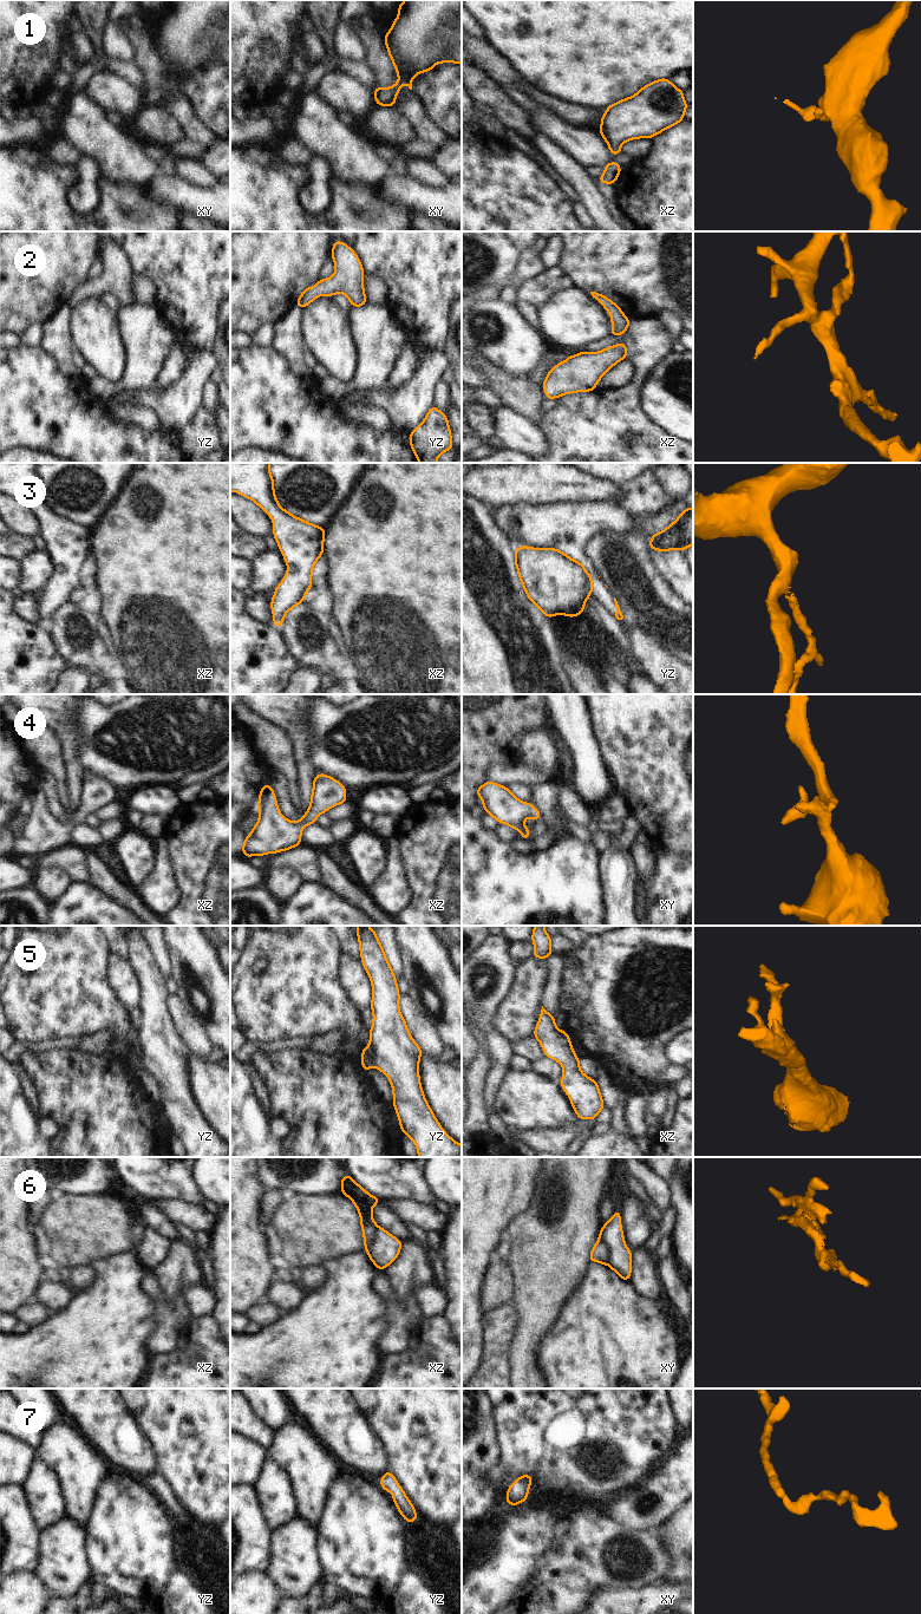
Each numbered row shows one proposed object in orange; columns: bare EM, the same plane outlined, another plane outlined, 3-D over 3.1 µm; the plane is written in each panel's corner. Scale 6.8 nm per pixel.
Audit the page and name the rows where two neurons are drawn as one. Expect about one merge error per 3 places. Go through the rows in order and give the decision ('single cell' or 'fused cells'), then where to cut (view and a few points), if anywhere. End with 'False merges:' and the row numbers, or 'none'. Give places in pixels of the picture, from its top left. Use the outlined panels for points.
1: single cell | no cut
2: single cell | no cut
3: fused cells | xz (306, 590), (300, 601)
4: single cell | no cut
5: single cell | no cut
6: fused cells | xy (599, 1240), (607, 1249), (608, 1263)
7: single cell | no cut
False merges: 3, 6

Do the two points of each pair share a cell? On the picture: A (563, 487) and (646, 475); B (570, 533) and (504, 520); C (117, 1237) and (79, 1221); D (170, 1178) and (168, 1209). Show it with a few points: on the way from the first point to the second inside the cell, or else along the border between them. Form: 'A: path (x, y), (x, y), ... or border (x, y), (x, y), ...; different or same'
A: border (609, 481), (615, 491), (605, 501); different
B: path (554, 527), (521, 527); same
C: path (108, 1233), (99, 1228), (89, 1228); same
D: border (149, 1197), (177, 1197), (196, 1204); different

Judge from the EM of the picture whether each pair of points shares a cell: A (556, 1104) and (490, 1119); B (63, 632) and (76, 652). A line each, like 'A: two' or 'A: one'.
A: two
B: one

